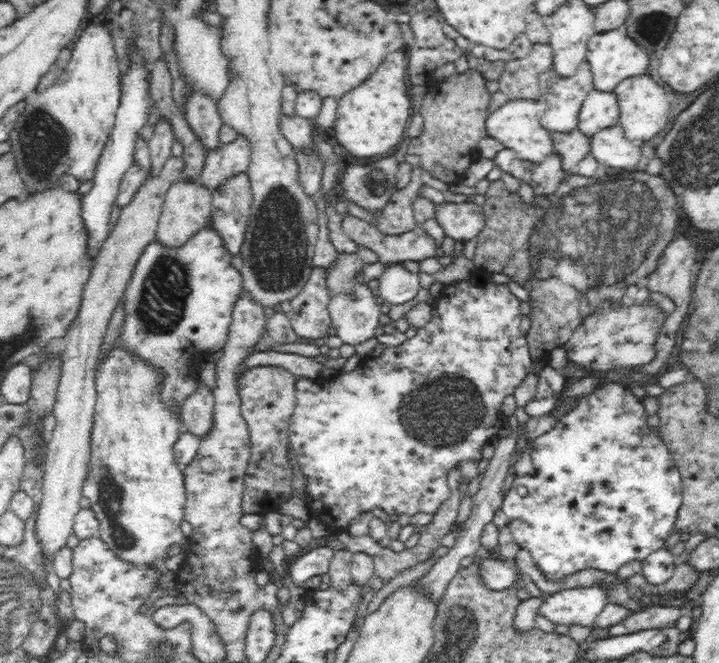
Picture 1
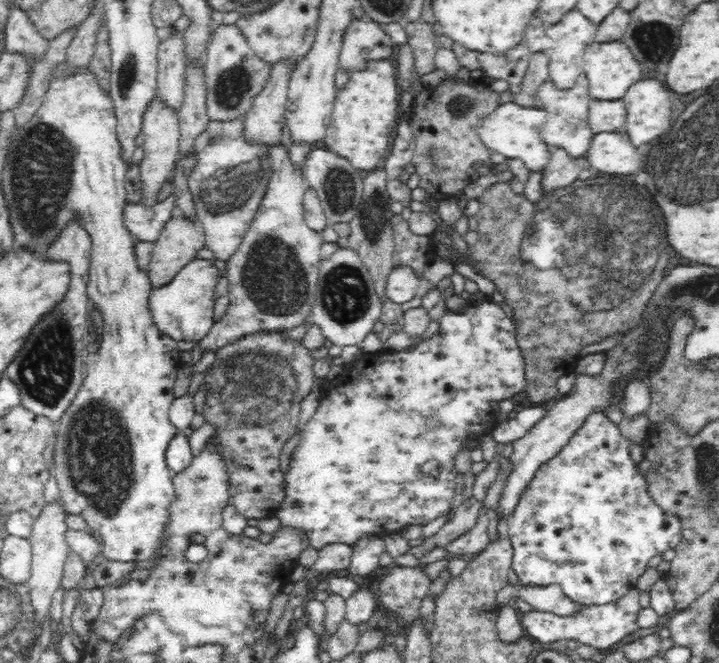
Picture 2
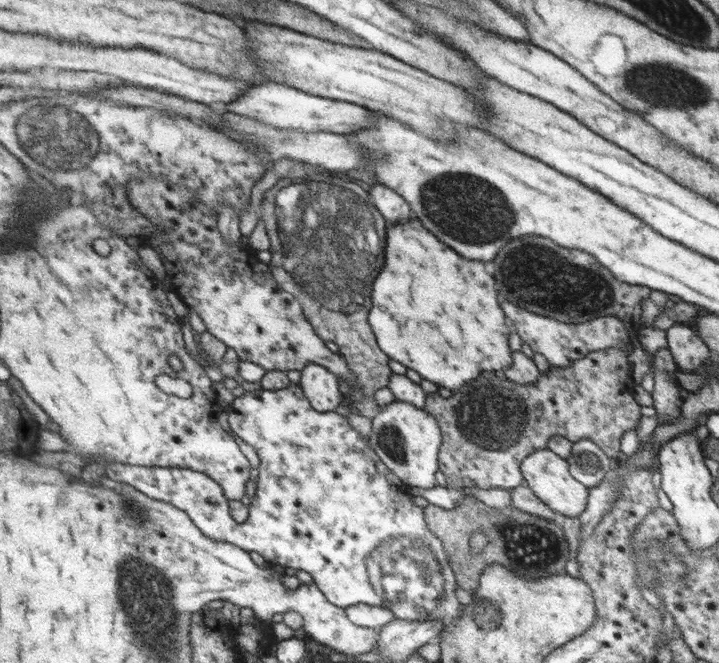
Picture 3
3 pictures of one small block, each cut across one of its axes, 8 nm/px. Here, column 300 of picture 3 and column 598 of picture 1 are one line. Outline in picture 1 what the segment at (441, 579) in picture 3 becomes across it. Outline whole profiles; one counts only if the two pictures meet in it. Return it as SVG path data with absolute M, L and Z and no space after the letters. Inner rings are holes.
M601 386L533 442L530 455L536 472L514 478L501 509L514 540L530 552L545 579L564 581L587 568L616 574L624 564L643 561L664 546L683 502L683 482L666 444L648 428L642 408L641 398L624 386Z

